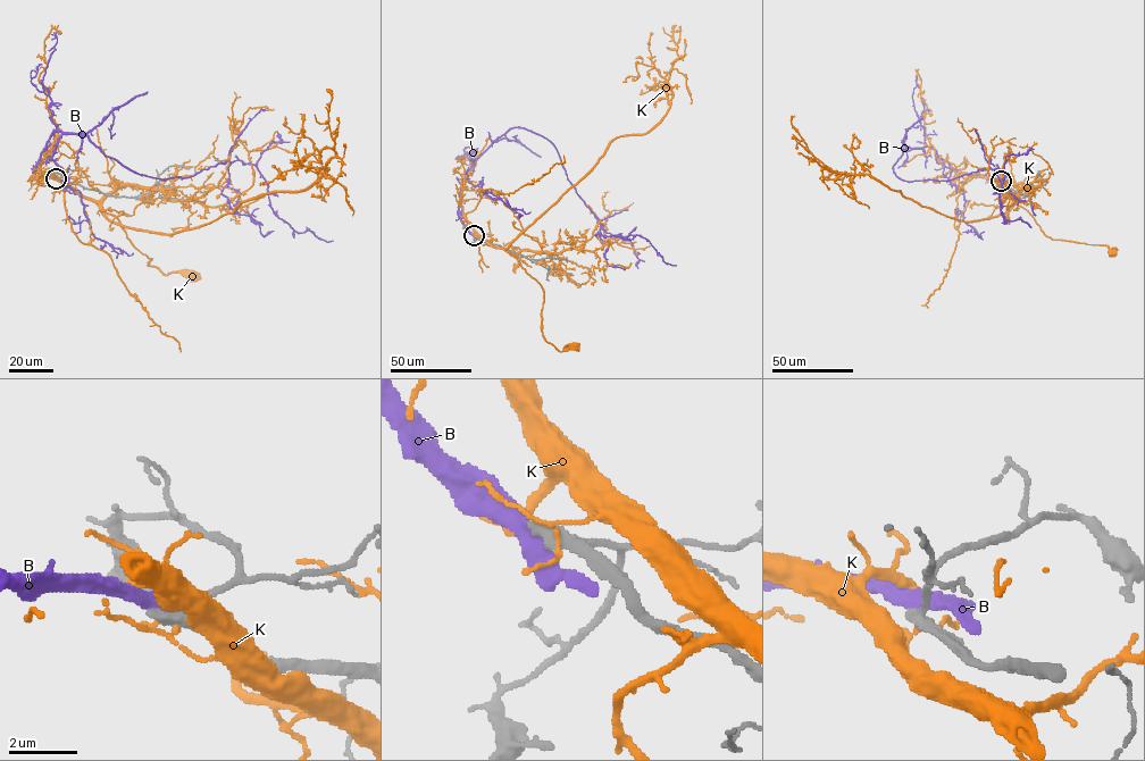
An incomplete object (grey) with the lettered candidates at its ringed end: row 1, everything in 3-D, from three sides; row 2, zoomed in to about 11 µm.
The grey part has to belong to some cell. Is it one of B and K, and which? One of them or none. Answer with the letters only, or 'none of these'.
none of these

